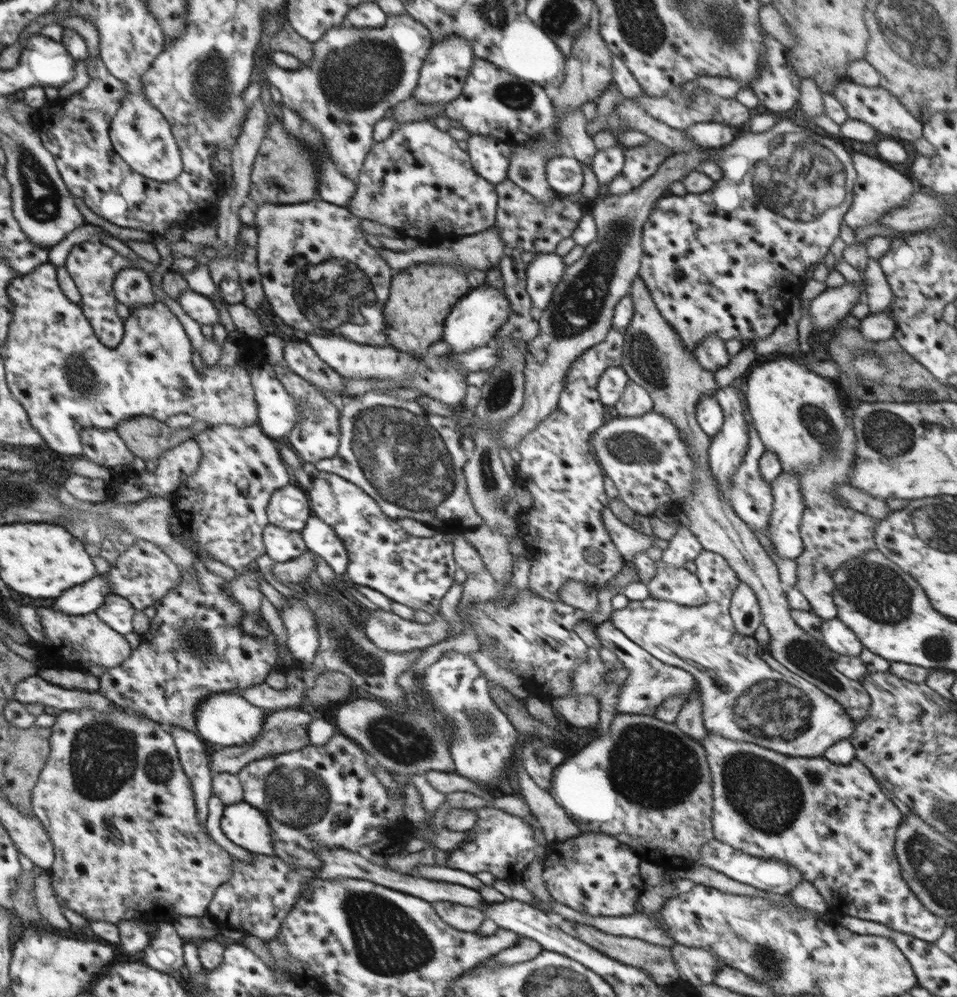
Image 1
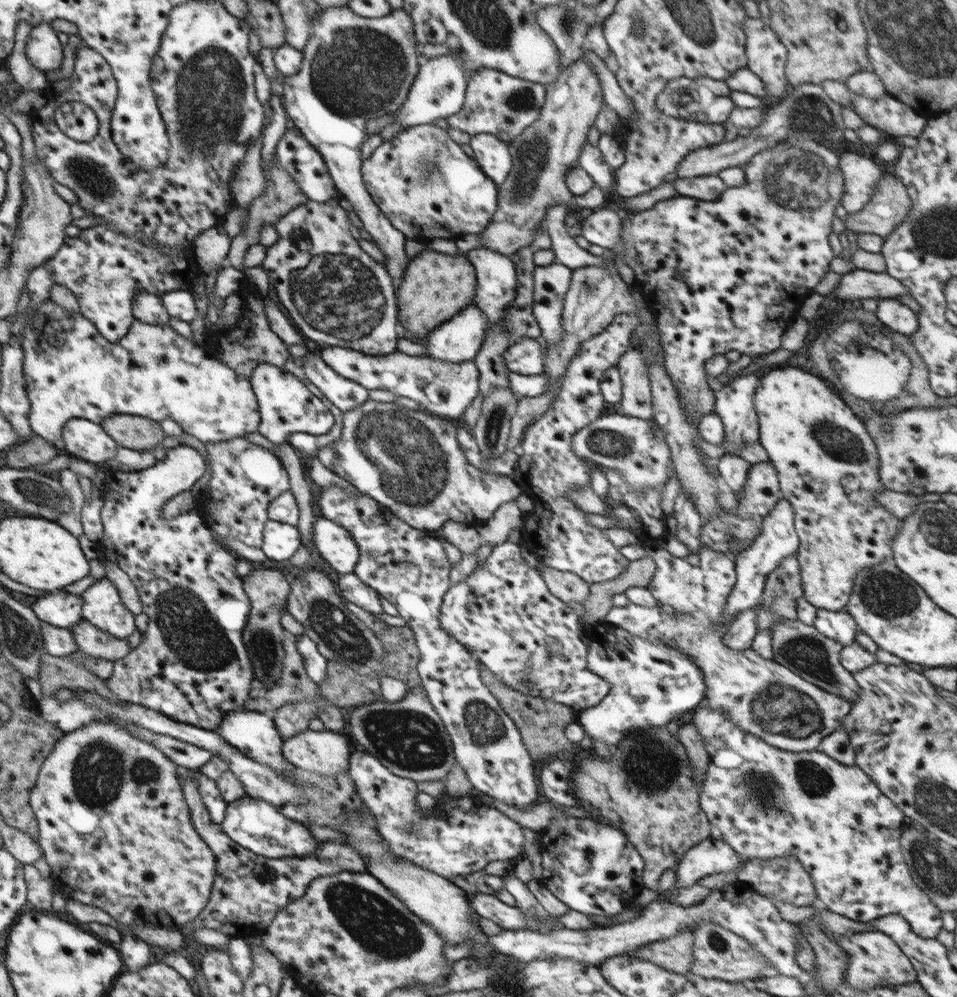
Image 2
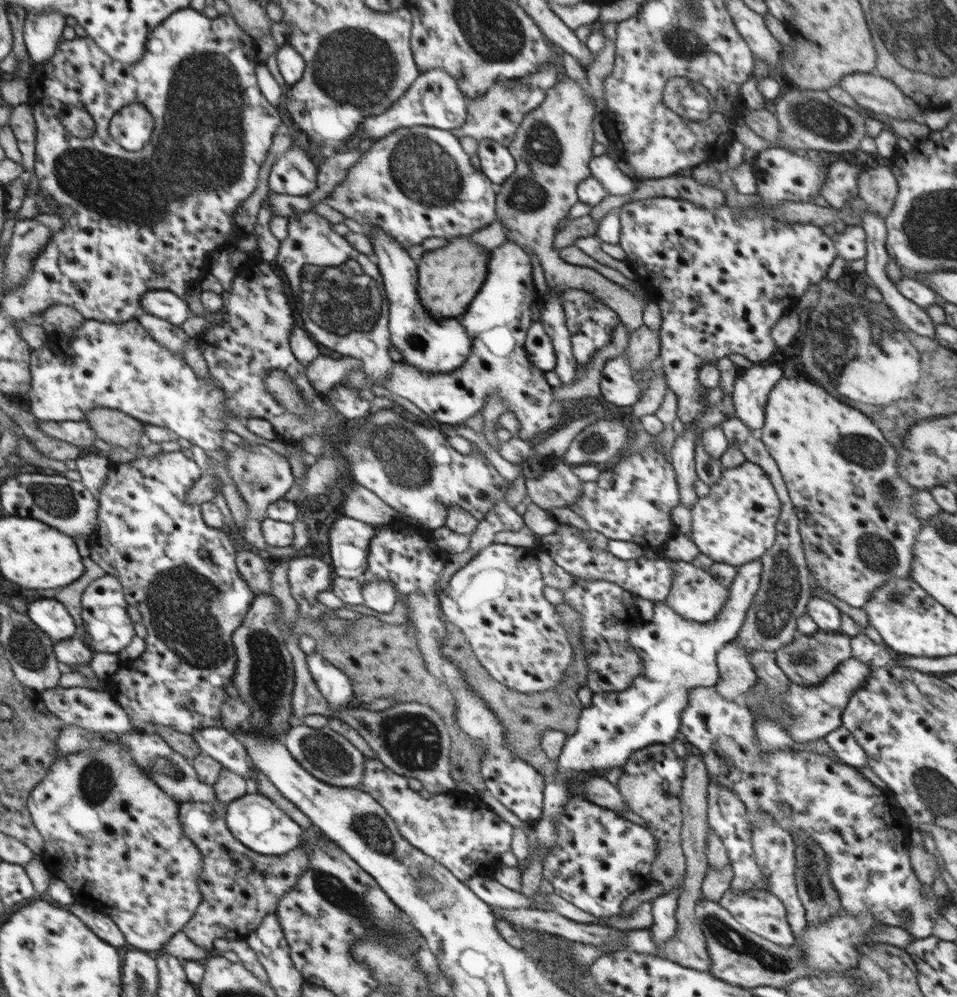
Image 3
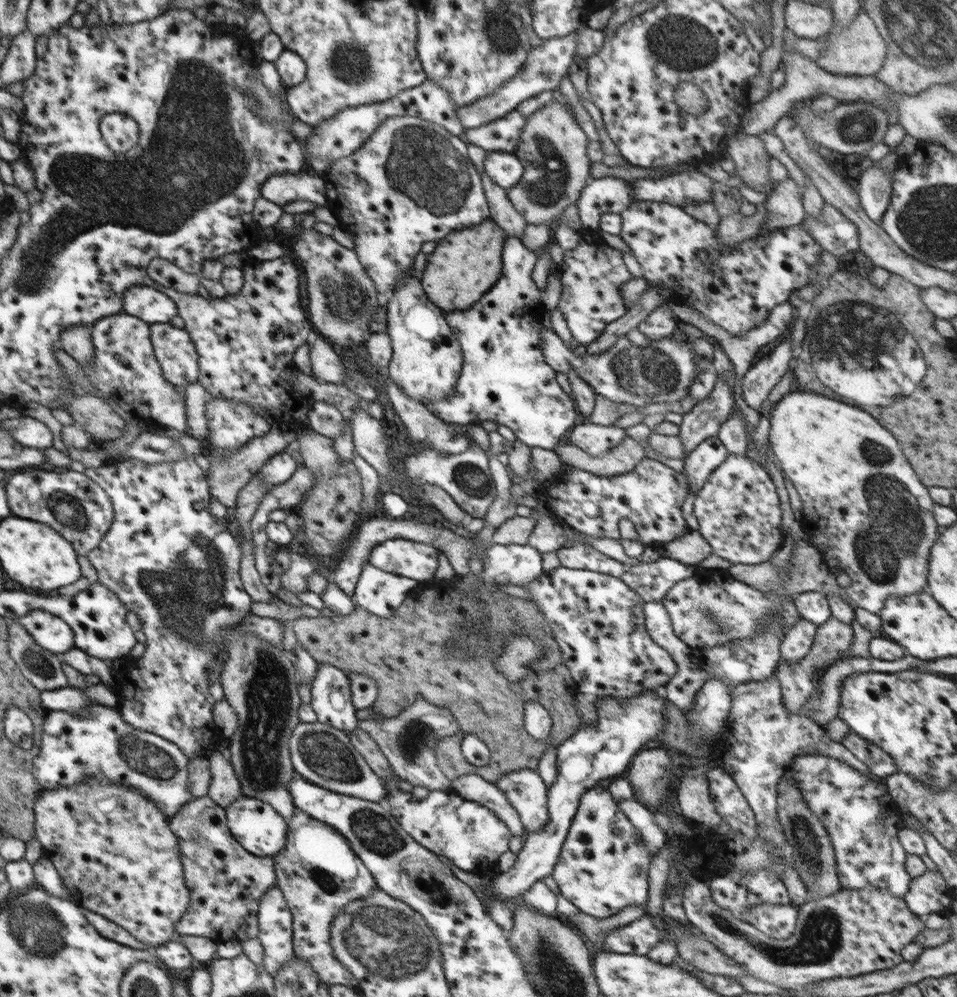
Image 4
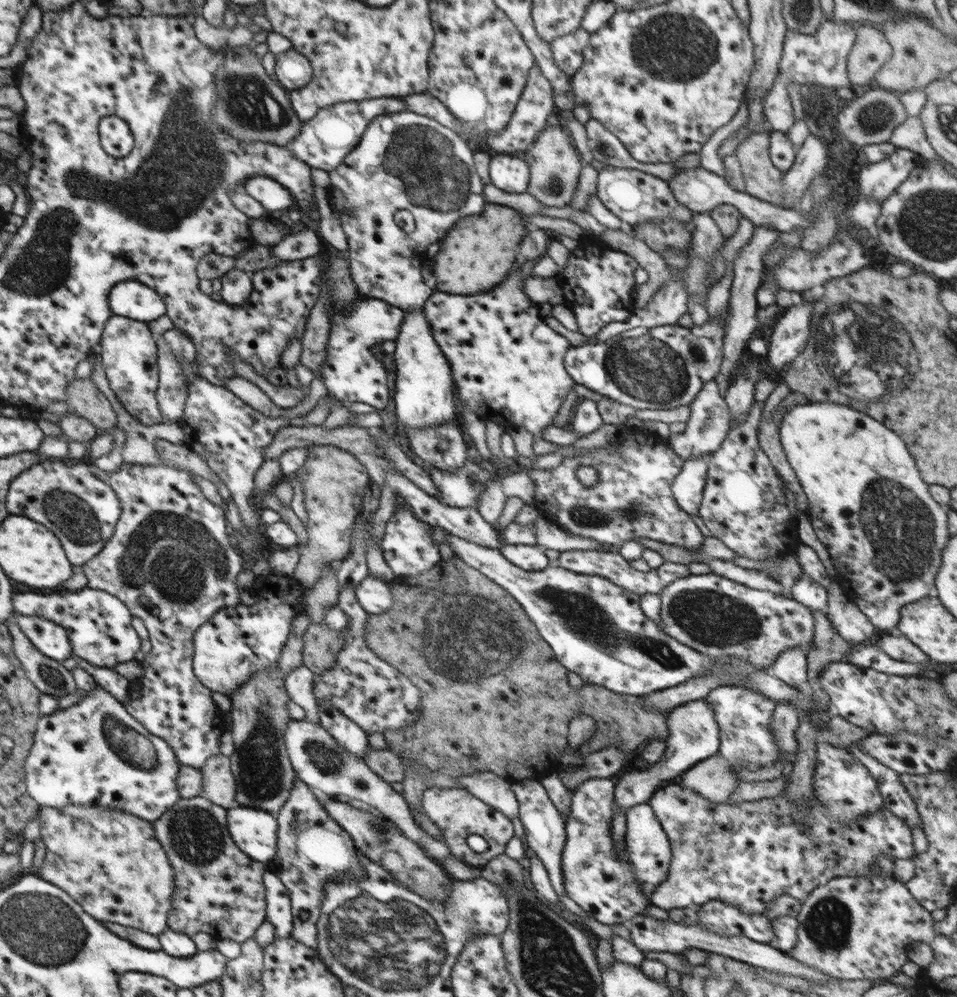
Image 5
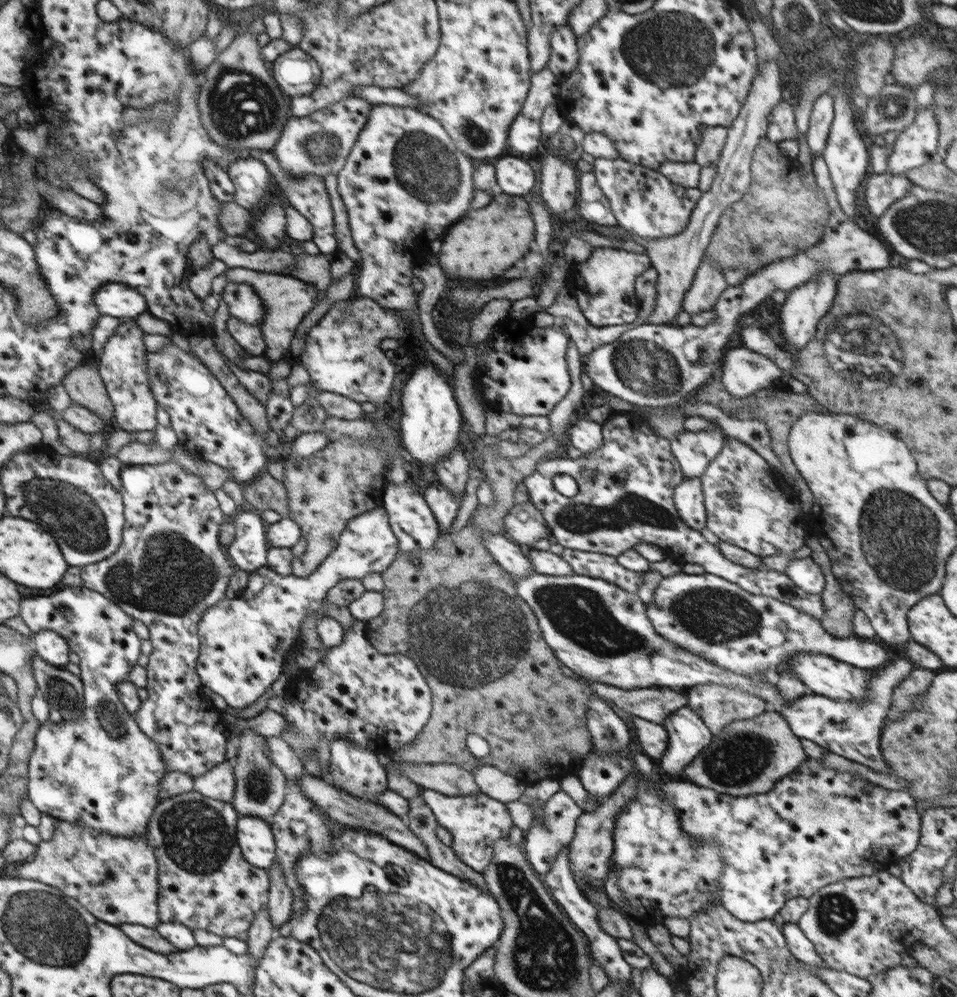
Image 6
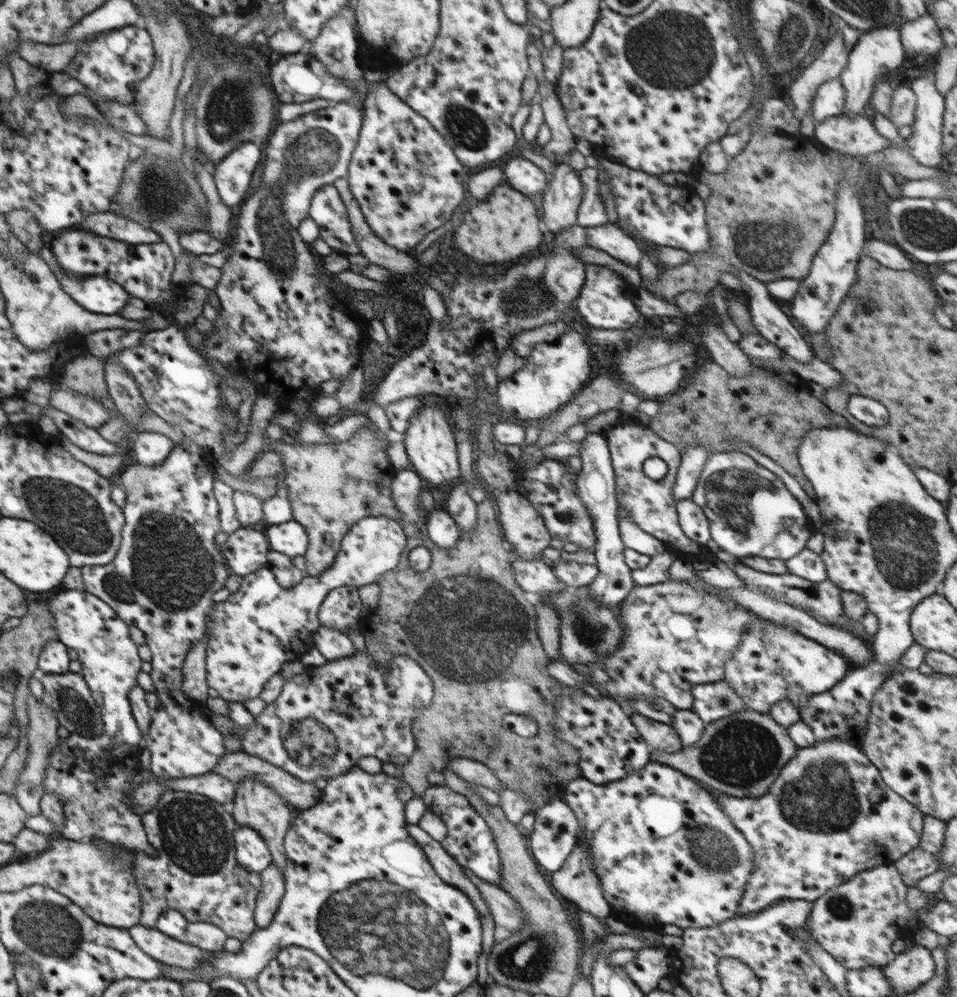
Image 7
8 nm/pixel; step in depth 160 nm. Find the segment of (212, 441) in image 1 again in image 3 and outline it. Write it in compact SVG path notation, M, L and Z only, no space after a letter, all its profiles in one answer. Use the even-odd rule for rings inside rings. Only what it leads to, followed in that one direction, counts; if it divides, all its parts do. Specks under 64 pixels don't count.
M227 444L226 449L229 450L227 462L229 475L233 478L234 485L248 508L248 519L242 533L243 539L258 553L266 554L267 544L261 532L261 524L266 518L268 506L282 499L282 496L292 488L295 481L292 466L287 457L265 445Z

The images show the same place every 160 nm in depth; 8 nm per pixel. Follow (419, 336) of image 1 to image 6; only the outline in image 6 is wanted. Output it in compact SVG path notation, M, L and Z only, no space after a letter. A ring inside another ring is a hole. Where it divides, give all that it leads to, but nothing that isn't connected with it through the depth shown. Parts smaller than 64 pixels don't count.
M494 191L488 205L466 211L462 220L446 230L441 252L435 260L450 277L472 278L477 283L487 284L503 276L506 269L521 263L525 254L535 246L534 232L528 197Z

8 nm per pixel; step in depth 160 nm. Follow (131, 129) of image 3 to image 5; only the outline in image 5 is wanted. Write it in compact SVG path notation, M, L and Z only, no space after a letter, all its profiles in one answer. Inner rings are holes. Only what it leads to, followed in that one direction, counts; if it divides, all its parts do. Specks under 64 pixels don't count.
M117 116L102 118L99 124L102 148L109 156L124 158L135 147L135 137L128 123Z

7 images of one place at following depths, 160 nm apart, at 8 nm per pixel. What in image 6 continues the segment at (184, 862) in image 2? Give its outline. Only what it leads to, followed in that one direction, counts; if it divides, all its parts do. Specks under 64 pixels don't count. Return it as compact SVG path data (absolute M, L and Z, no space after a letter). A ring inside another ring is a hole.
M59 820L52 838L38 843L32 859L14 866L9 876L38 880L58 888L108 924L136 923L156 928L161 921L157 913L158 871L154 849L143 835L132 838L114 836Z

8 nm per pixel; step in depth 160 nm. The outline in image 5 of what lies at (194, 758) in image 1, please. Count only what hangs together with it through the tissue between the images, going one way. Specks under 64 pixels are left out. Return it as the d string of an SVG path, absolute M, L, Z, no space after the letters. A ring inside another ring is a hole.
M201 794L192 798L180 797L160 818L152 822L152 826L175 874L172 908L168 911L169 928L189 937L197 932L205 932L217 941L230 939L242 943L252 937L266 919L263 874L270 869L270 865L252 860L236 846L228 828L227 816L227 808L214 804Z

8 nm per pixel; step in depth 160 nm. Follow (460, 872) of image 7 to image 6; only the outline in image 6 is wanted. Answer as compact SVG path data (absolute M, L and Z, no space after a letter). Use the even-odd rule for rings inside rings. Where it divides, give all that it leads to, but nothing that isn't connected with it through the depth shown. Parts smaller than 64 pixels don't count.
M304 773L304 776L300 776L297 783L301 791L312 801L312 804L315 804L324 812L330 820L340 825L347 825L348 827L362 827L382 833L388 840L416 853L421 859L431 860L426 845L416 836L415 832L410 830L405 819L389 811L385 806L368 802L362 798L356 798L334 787L332 784L326 783L324 779L314 778L314 776L308 776L306 773Z

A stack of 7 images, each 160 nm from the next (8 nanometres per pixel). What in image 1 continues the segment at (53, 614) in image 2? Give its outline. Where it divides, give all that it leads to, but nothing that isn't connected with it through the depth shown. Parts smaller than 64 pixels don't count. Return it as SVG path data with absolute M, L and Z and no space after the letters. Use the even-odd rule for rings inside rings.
M100 574L94 579L70 588L68 592L64 592L64 596L58 596L54 600L54 606L58 612L71 614L72 616L80 616L95 612L95 610L105 601L105 596L111 592L107 576Z

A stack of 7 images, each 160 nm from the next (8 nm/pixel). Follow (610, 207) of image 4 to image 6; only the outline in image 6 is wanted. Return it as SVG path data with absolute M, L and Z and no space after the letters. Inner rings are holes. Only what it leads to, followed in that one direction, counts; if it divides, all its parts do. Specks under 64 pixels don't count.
M616 158L616 160L596 159L593 171L598 186L610 203L617 224L636 236L650 240L680 234L689 223L691 212L703 194L699 188L674 184L660 171L628 163L621 158Z

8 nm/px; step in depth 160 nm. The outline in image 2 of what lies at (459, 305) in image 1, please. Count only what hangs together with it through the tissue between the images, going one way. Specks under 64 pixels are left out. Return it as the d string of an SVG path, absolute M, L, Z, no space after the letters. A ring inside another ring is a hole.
M471 302L466 308L454 315L451 323L442 324L430 331L426 338L419 340L419 344L424 347L425 356L434 360L443 360L444 362L460 363L472 361L482 348L485 341L485 316L482 311Z

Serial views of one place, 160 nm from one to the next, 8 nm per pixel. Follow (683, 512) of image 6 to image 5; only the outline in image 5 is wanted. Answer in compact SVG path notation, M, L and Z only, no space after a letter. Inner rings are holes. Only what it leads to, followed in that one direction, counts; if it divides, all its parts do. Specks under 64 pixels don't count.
M710 455L695 456L695 458L684 461L682 470L674 479L671 487L678 506L690 517L698 515L707 481Z

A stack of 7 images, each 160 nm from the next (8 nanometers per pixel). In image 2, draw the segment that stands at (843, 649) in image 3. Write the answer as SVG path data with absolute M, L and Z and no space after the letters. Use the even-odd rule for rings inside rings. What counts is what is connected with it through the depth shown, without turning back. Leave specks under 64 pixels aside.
M782 618L782 621L772 623L770 633L772 652L775 654L774 661L789 668L800 678L815 684L818 688L843 696L850 702L857 699L857 696L861 693L860 685L853 674L848 672L840 662L839 656L844 647L842 643L822 636L814 626L807 626L798 620L788 621L788 618L786 618L786 621Z

